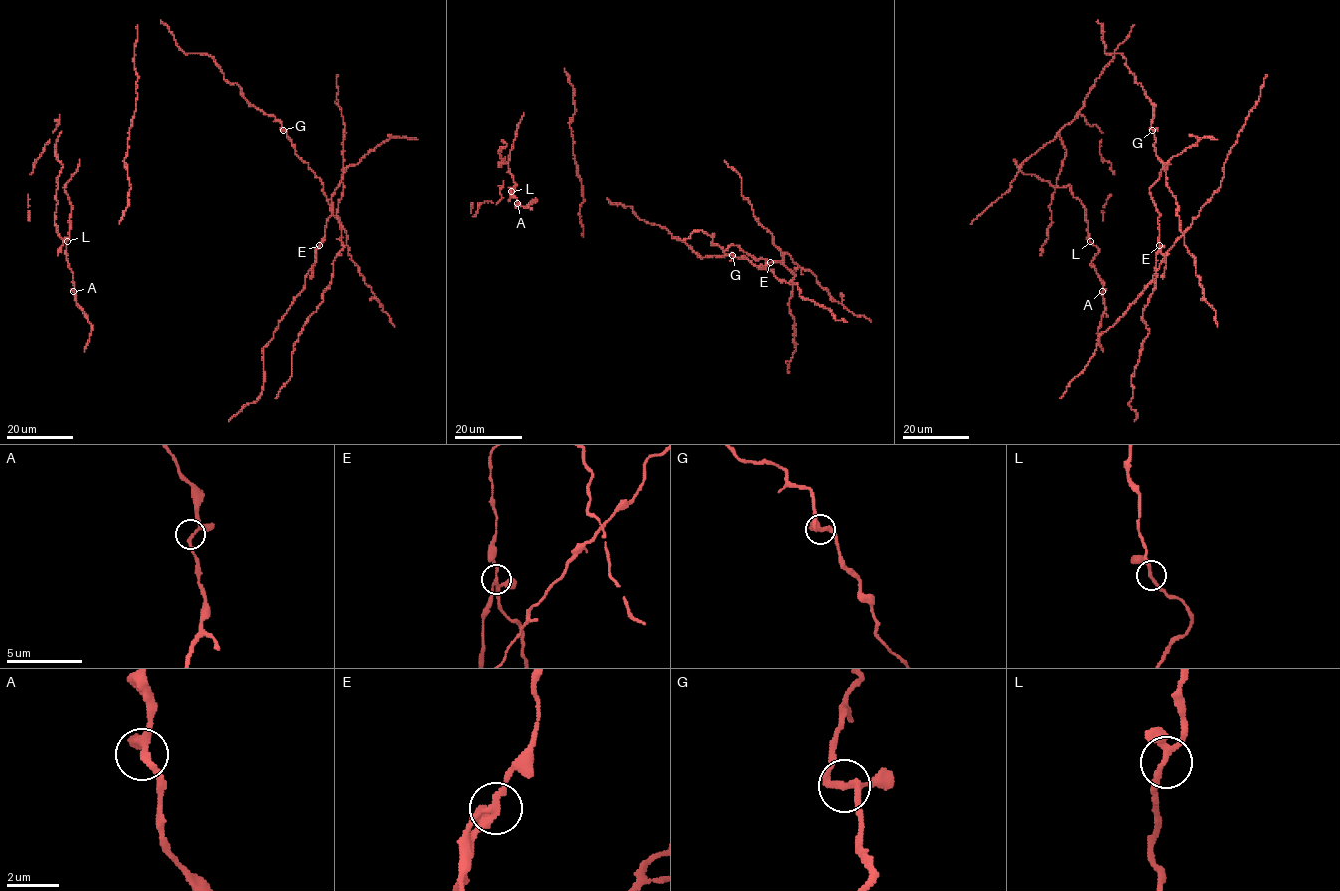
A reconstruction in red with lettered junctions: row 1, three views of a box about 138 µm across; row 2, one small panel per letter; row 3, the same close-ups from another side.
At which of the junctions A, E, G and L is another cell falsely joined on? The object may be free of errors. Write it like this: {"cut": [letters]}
{"cut": ["E"]}

